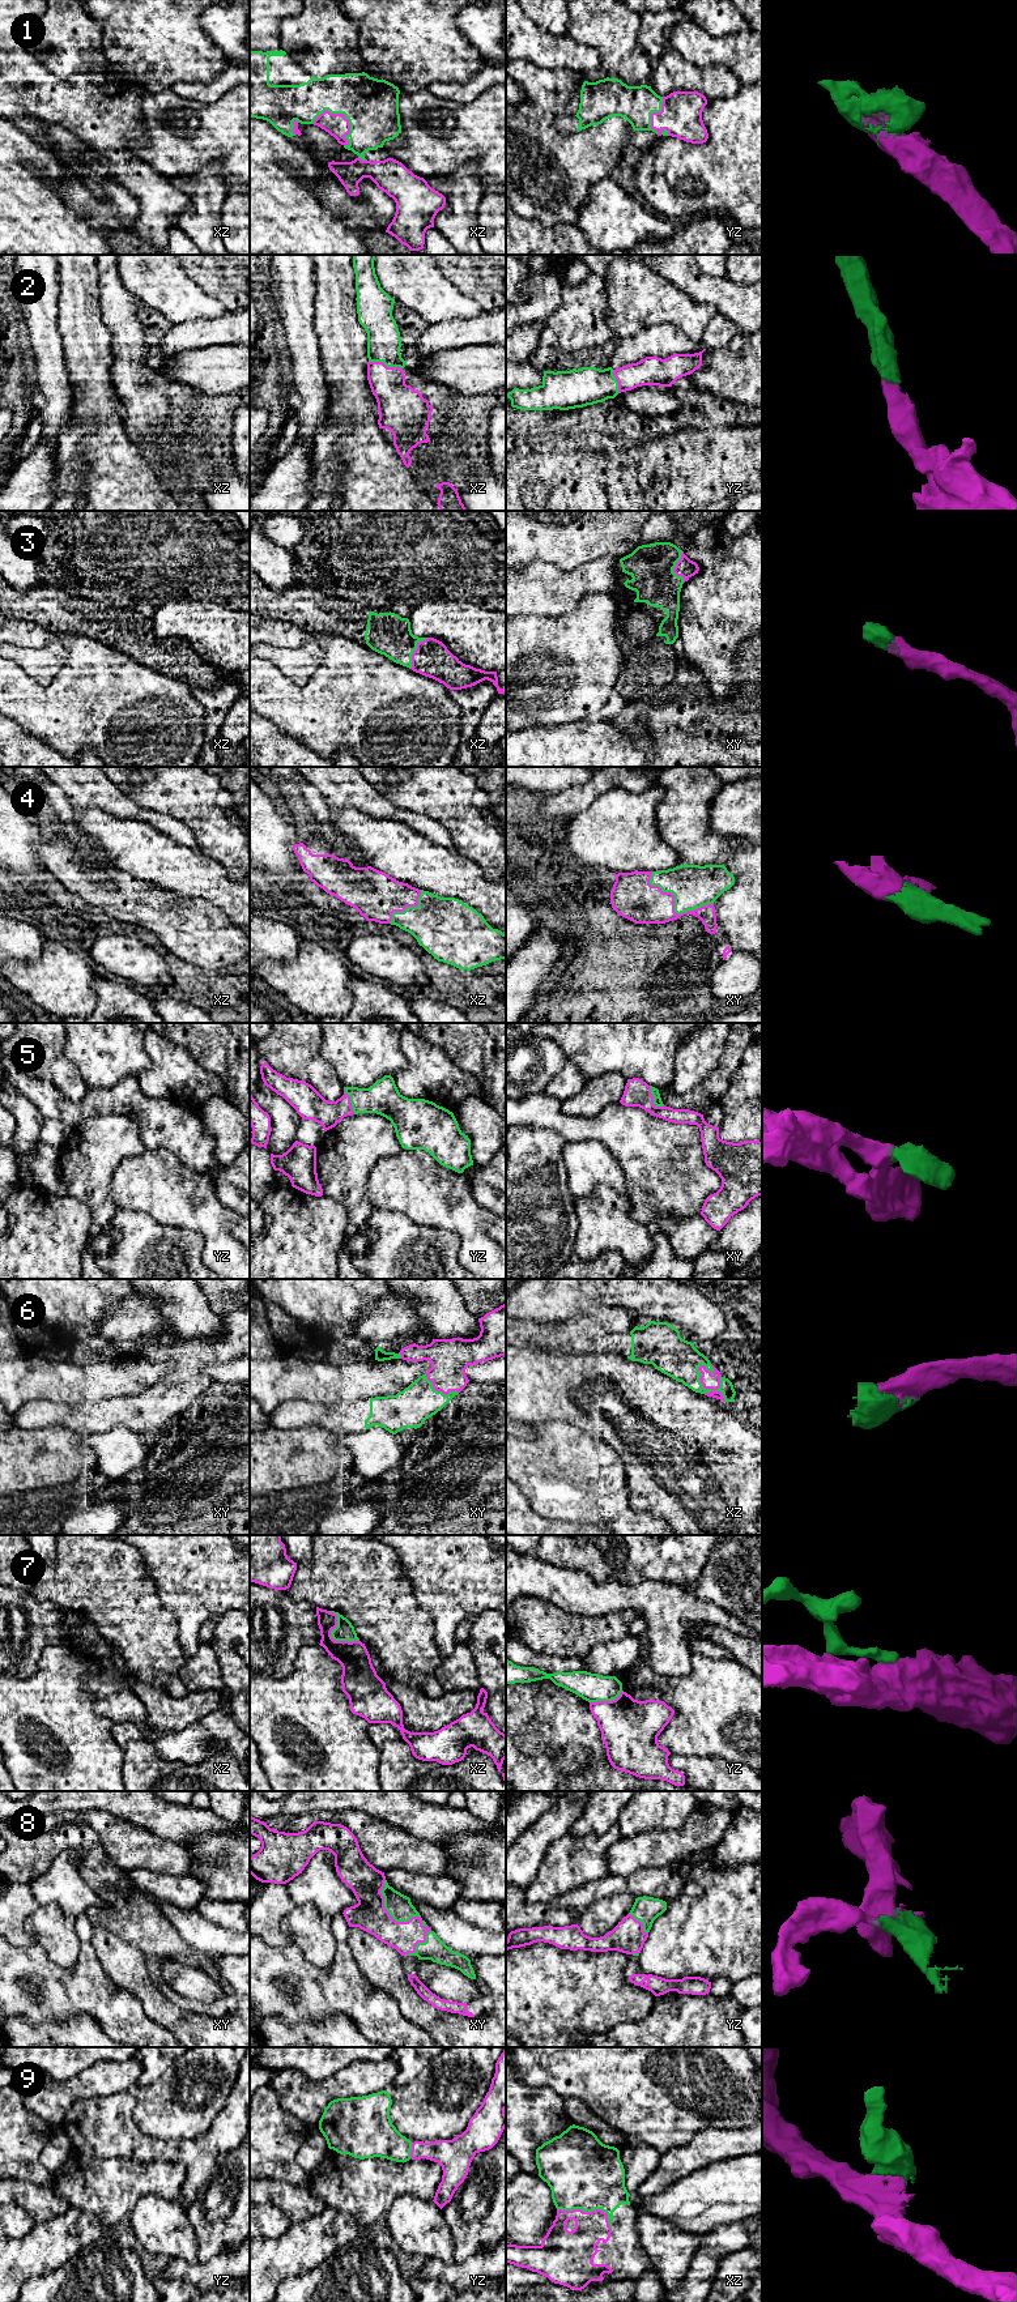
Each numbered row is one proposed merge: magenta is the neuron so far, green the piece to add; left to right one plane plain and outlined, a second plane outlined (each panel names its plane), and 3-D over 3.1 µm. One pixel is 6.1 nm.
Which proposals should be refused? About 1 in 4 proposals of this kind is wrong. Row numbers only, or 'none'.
7

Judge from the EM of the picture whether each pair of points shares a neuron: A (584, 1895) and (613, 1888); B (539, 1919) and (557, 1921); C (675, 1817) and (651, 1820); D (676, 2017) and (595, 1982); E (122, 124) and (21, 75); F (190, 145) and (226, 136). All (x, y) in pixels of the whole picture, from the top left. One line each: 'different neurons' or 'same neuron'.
A: same neuron
B: same neuron
C: same neuron
D: different neurons
E: same neuron
F: same neuron

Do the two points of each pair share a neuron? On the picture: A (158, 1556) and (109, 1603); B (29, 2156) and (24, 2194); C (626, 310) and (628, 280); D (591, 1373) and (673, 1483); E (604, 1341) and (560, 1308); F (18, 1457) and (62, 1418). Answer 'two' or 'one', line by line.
A: two
B: two
C: one
D: one
E: two
F: two

